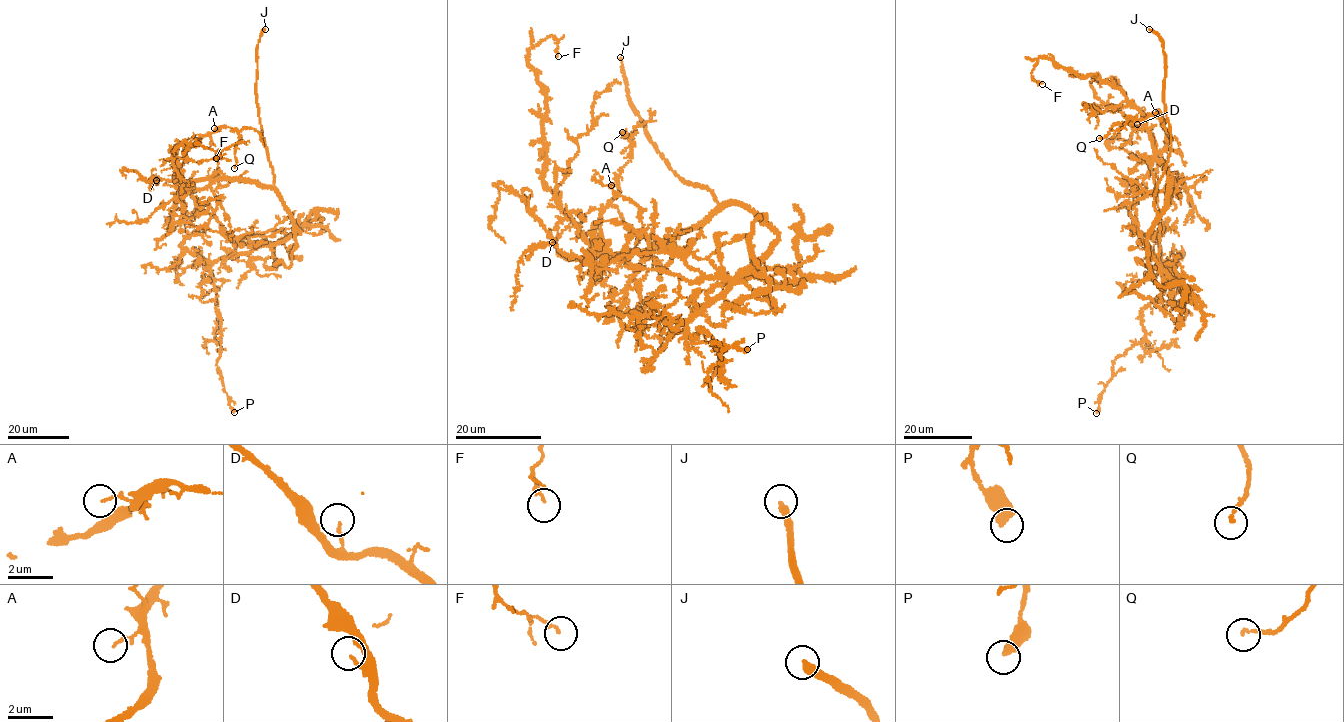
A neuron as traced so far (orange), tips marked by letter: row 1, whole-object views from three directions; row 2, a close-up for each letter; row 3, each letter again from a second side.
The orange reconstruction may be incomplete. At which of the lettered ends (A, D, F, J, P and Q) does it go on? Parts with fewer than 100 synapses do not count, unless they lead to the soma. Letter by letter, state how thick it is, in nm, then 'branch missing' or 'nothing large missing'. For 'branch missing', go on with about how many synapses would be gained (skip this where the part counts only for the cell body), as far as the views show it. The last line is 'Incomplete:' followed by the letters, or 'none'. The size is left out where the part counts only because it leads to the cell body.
A: calibre 80 nm; nothing large missing
D: calibre 110 nm; nothing large missing
F: calibre 140 nm; nothing large missing
J: calibre 320 nm; branch missing
P: calibre 480 nm; nothing large missing
Q: calibre 140 nm; nothing large missing
Incomplete: J

